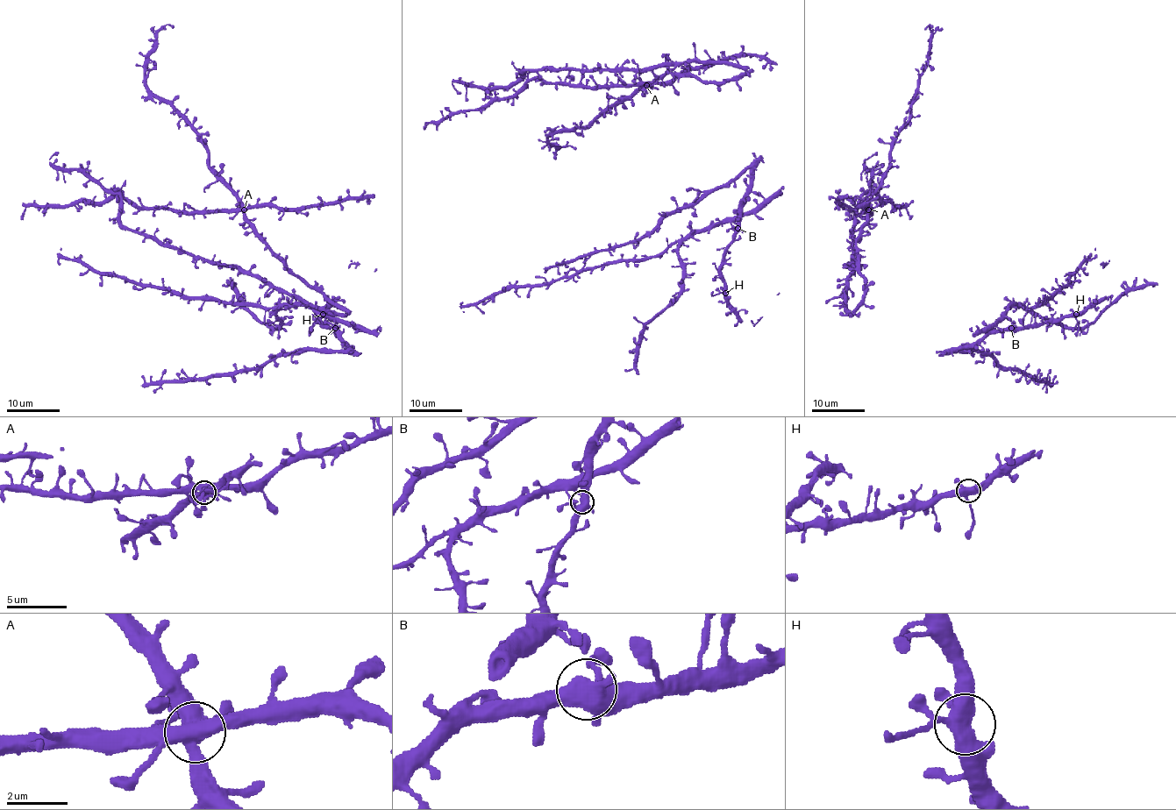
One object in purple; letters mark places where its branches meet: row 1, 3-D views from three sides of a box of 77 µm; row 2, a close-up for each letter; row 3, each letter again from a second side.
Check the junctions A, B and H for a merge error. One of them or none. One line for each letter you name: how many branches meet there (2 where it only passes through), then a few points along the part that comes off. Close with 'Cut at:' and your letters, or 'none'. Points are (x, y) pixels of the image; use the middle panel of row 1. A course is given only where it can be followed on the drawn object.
Cut at: none

